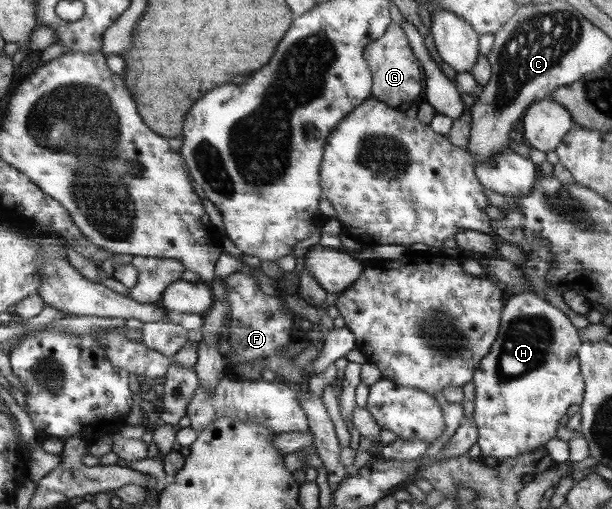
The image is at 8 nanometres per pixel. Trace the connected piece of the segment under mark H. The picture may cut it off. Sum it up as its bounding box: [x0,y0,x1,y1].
[472,291,585,464]

